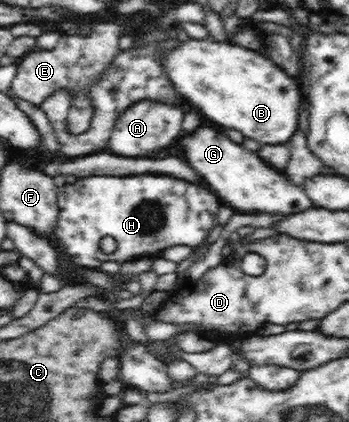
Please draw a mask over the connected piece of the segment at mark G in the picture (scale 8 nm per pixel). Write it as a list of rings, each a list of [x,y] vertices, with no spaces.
[[[201,125],[197,131],[189,132],[189,135],[181,137],[181,147],[185,153],[185,160],[193,166],[193,169],[205,177],[213,191],[225,205],[237,209],[243,213],[301,213],[309,209],[309,197],[301,187],[291,185],[283,175],[279,175],[275,168],[271,168],[257,152],[251,153],[241,145],[235,145],[227,133],[211,127]]]

